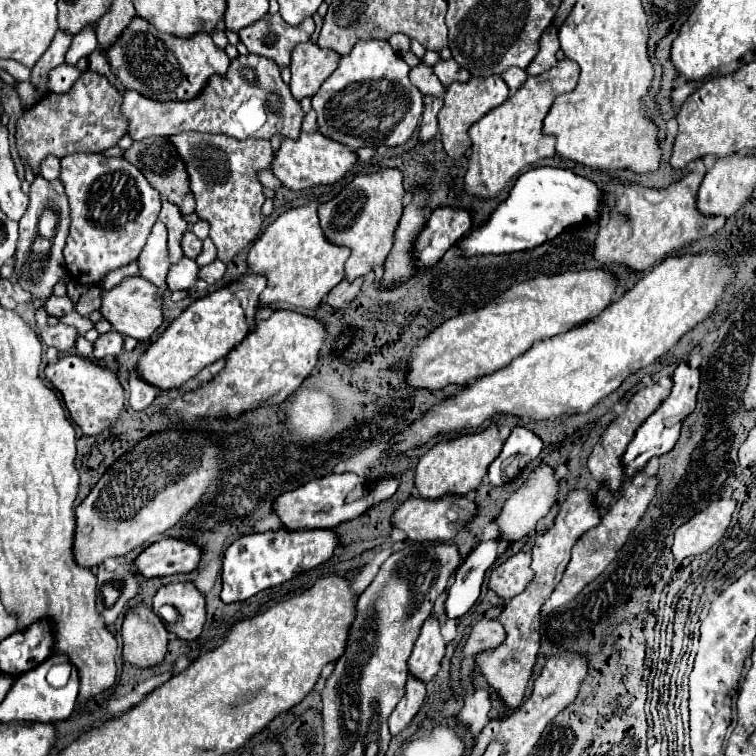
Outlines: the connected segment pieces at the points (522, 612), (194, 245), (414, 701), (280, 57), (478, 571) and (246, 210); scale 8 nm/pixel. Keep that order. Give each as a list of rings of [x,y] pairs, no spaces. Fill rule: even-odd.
[[[577,489],[577,491],[571,491],[569,497],[565,499],[565,503],[561,505],[559,515],[555,517],[555,527],[535,537],[533,563],[531,563],[535,577],[527,585],[527,589],[521,595],[515,595],[509,603],[505,603],[503,611],[501,611],[501,623],[505,627],[507,637],[499,647],[479,653],[475,657],[475,677],[479,673],[481,673],[481,677],[485,677],[485,681],[499,695],[505,709],[517,709],[523,701],[527,681],[531,677],[531,671],[533,671],[533,665],[537,659],[537,651],[539,651],[539,609],[549,599],[553,589],[559,585],[559,581],[565,573],[565,567],[571,559],[571,547],[577,543],[577,539],[583,533],[597,527],[599,521],[601,521],[601,515],[599,515],[599,509],[595,509],[595,505],[593,505],[591,493],[585,489]]]
[[[185,231],[183,239],[181,239],[181,247],[183,247],[185,255],[191,255],[195,259],[201,251],[201,239],[193,231]]]
[[[409,675],[405,695],[403,695],[403,699],[399,701],[399,705],[395,707],[395,711],[389,717],[391,735],[401,733],[411,723],[411,719],[417,715],[417,711],[423,703],[423,699],[425,699],[425,683],[419,683],[419,679]]]
[[[267,13],[257,23],[245,27],[239,31],[241,43],[249,49],[249,53],[263,55],[279,65],[279,69],[289,67],[291,63],[291,51],[297,43],[309,41],[315,31],[313,17],[303,19],[303,23],[291,27],[283,21],[279,13],[271,15]]]
[[[489,539],[479,543],[463,561],[463,565],[455,573],[453,585],[447,589],[447,617],[457,619],[465,615],[477,601],[479,589],[485,577],[485,571],[497,561],[501,547],[501,539]]]
[[[177,133],[169,137],[187,165],[191,191],[197,201],[195,213],[211,223],[211,239],[217,247],[217,259],[229,263],[241,249],[249,247],[263,225],[261,205],[265,201],[263,187],[257,179],[259,169],[267,169],[273,159],[273,149],[267,139],[233,139],[213,133]]]

